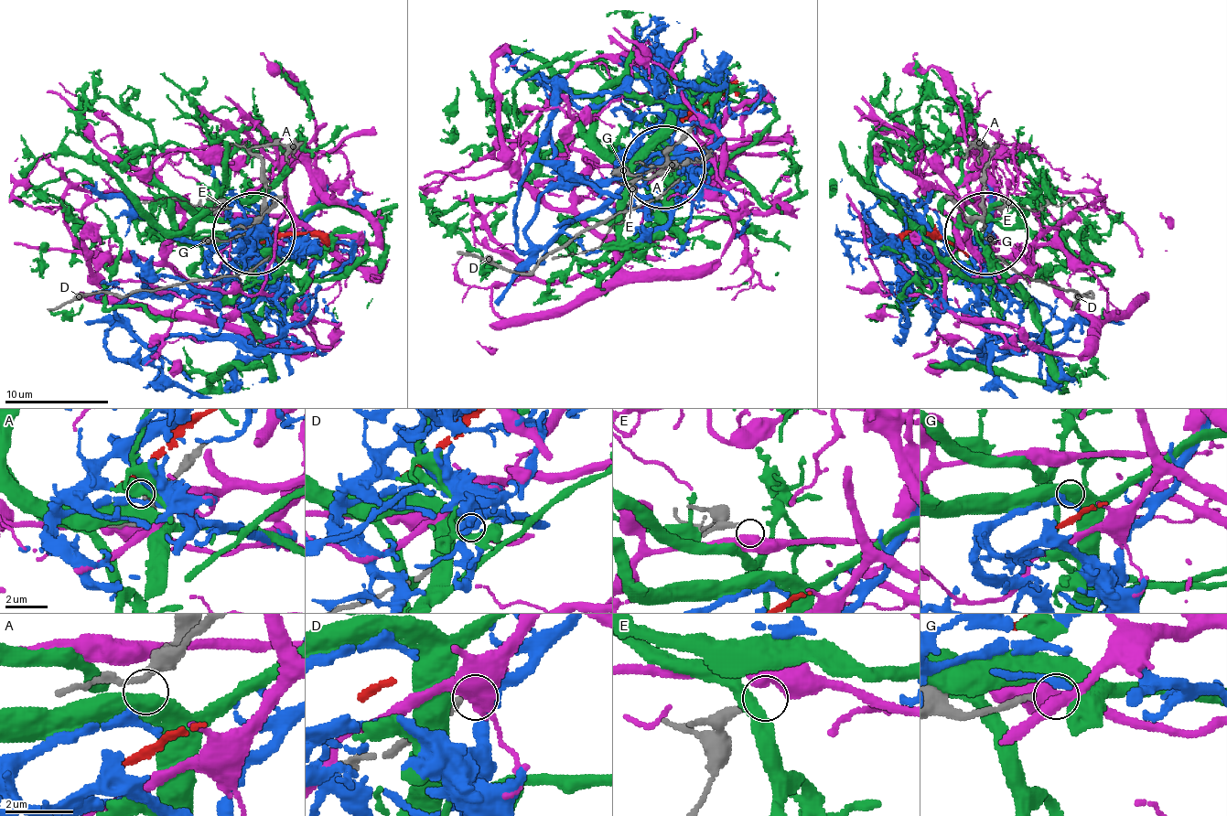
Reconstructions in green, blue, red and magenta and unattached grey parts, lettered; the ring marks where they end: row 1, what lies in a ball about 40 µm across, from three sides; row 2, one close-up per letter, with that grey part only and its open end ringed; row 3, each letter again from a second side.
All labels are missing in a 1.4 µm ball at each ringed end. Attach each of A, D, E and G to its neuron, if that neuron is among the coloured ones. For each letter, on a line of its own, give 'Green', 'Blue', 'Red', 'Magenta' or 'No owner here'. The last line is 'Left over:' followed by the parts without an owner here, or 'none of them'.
A: Blue
D: No owner here
E: Magenta
G: No owner here
Left over: D, G

